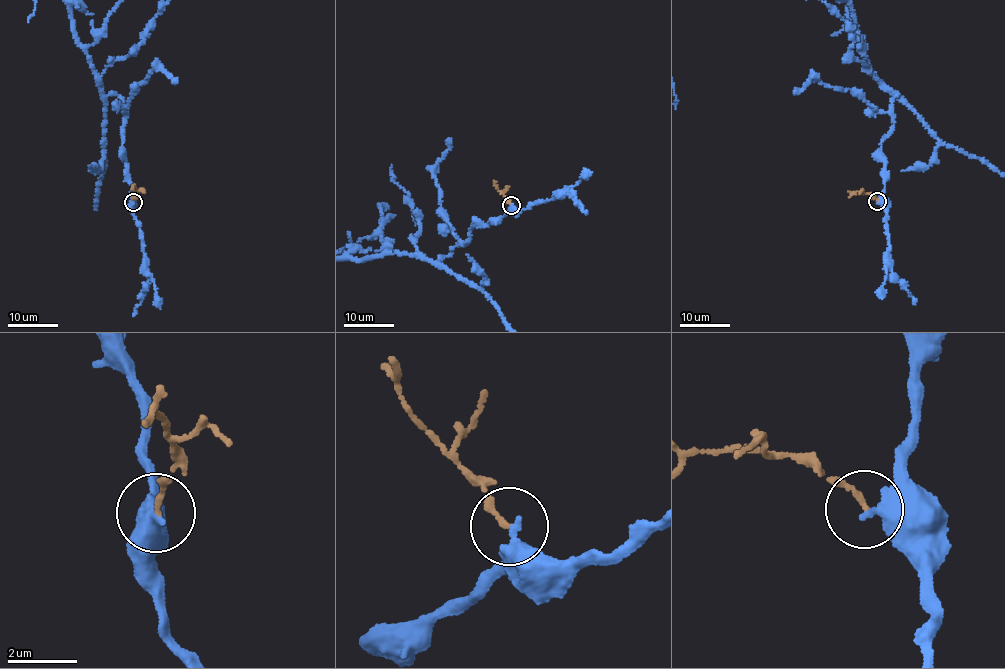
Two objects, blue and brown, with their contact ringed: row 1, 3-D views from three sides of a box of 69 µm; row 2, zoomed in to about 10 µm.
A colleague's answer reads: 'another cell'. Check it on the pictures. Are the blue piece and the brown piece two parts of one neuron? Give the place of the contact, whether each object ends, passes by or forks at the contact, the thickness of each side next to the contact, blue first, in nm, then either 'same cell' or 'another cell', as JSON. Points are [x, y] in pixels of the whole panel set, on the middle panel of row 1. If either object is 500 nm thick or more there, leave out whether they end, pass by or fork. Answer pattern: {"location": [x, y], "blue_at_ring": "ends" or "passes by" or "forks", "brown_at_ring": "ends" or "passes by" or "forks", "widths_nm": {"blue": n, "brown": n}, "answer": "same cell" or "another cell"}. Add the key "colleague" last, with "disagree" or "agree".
{"location": [511, 205], "blue_at_ring": "ends", "brown_at_ring": "ends", "widths_nm": {"blue": 400, "brown": 150}, "answer": "another cell", "colleague": "agree"}

